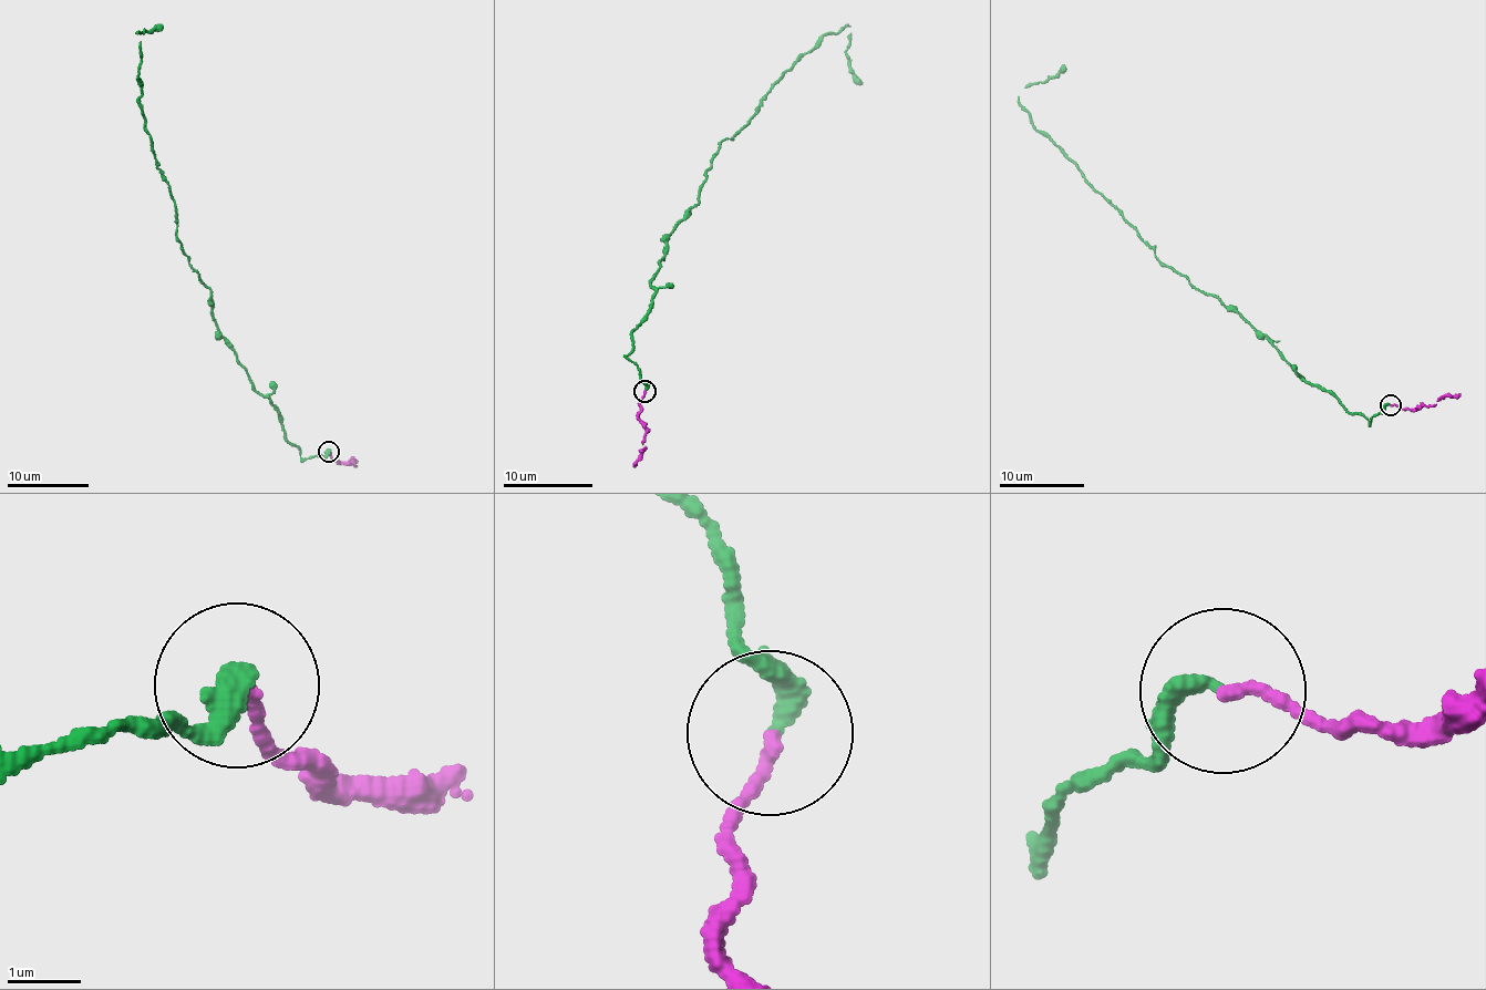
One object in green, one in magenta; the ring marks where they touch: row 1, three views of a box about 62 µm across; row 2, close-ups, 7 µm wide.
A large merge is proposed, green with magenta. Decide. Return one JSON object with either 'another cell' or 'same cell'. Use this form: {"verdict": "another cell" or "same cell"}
{"verdict": "same cell"}

